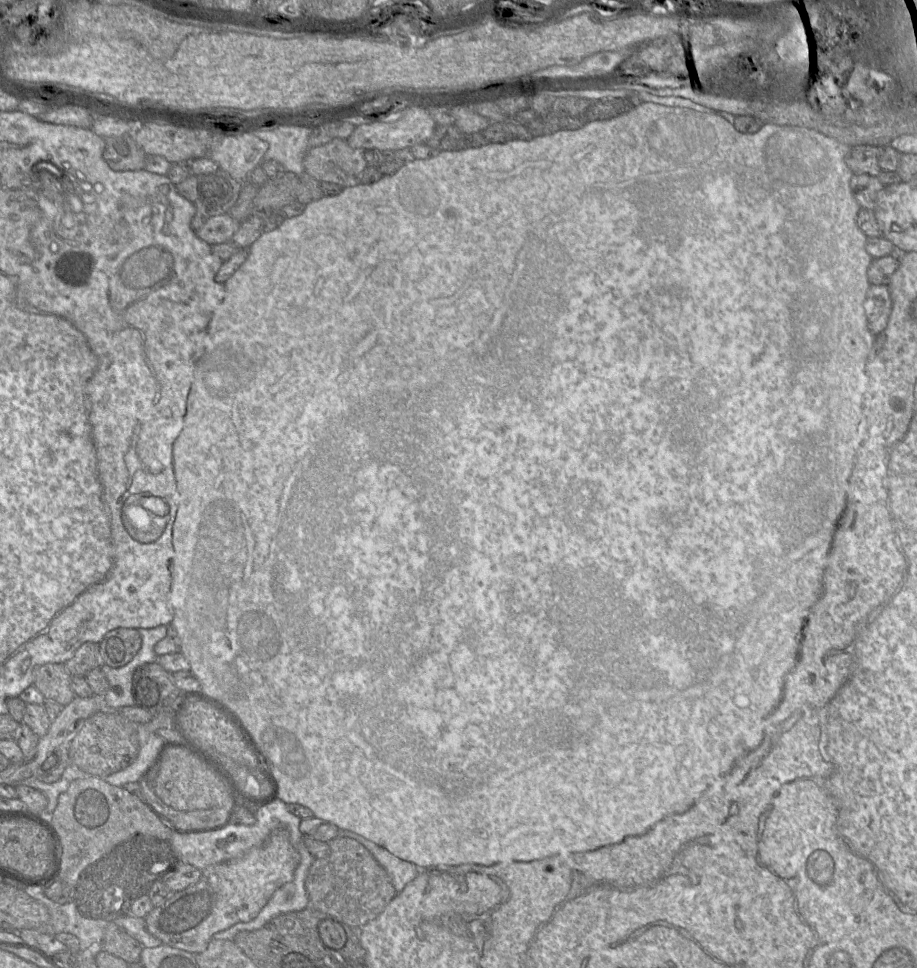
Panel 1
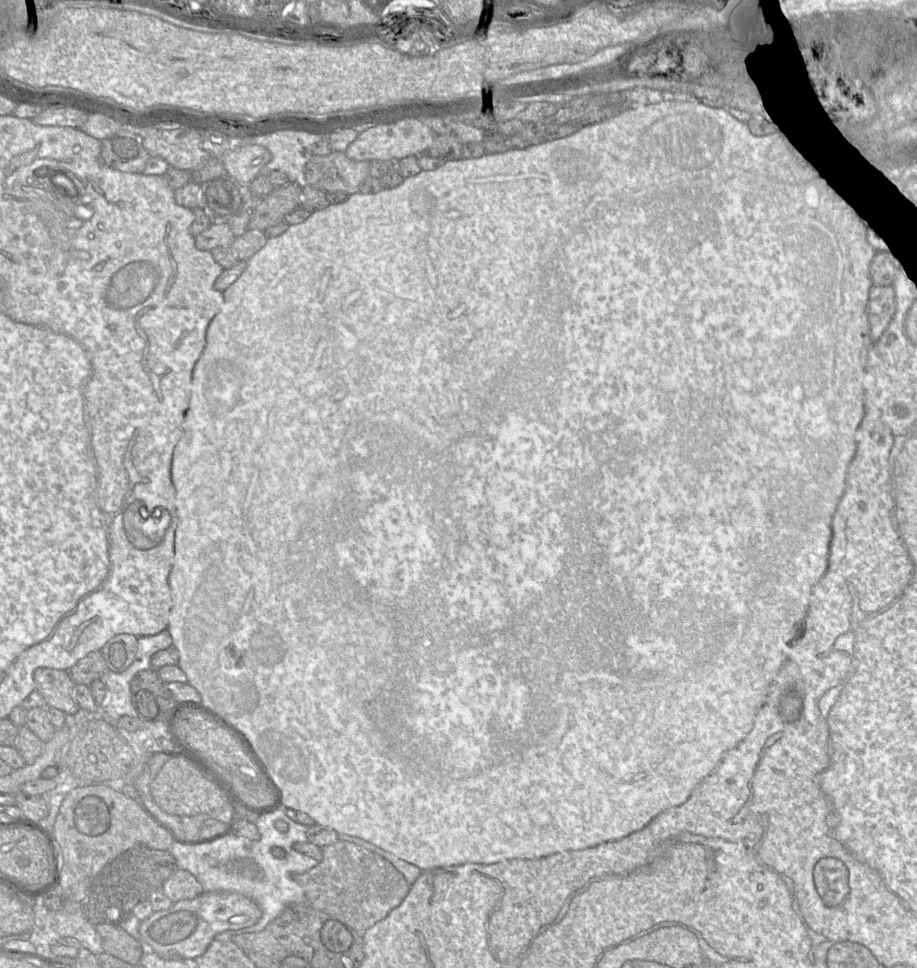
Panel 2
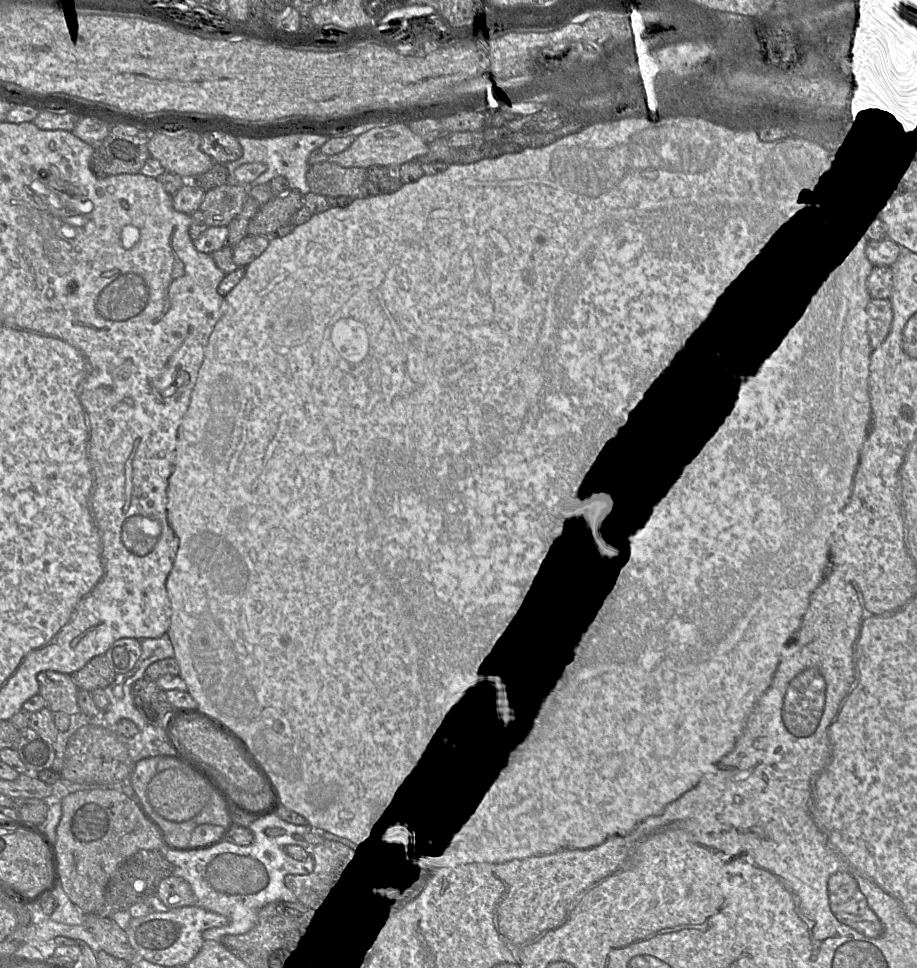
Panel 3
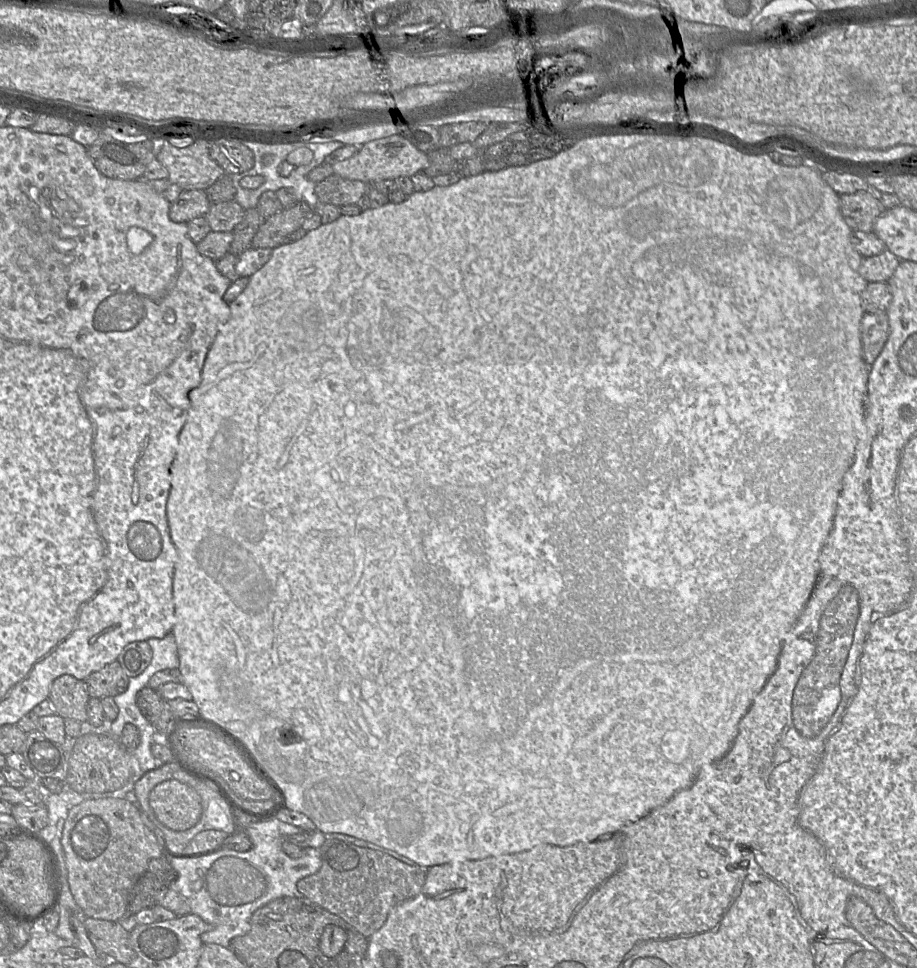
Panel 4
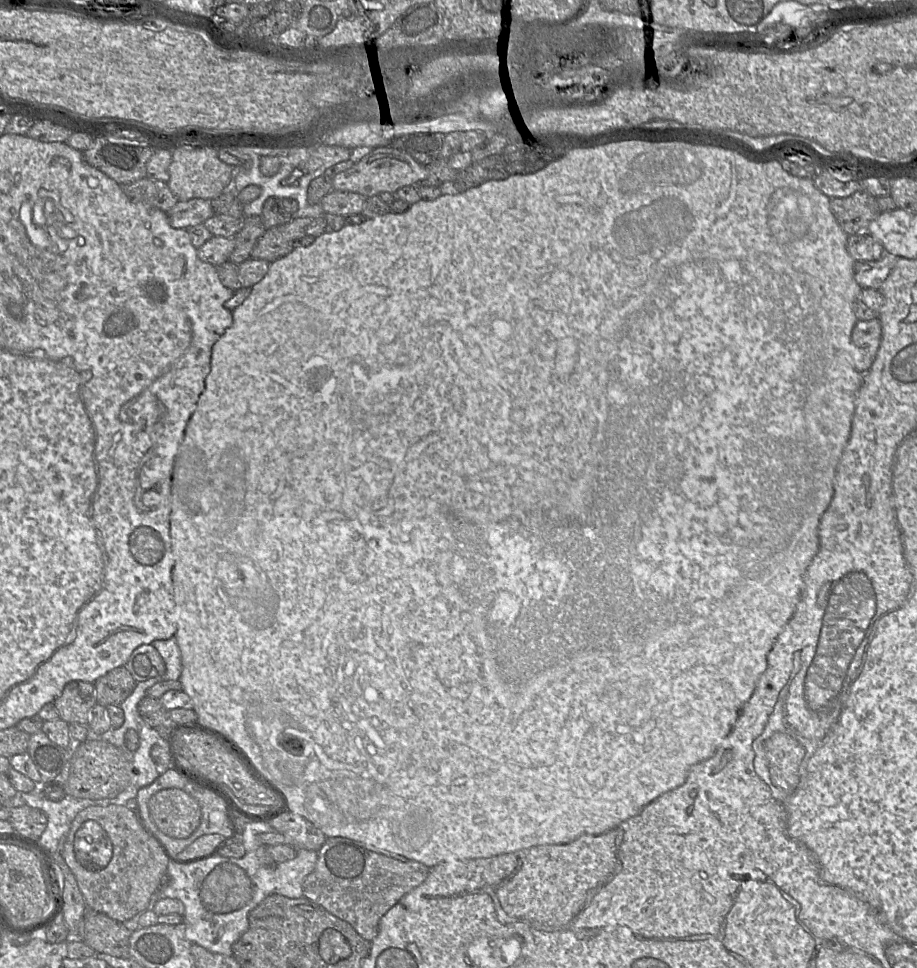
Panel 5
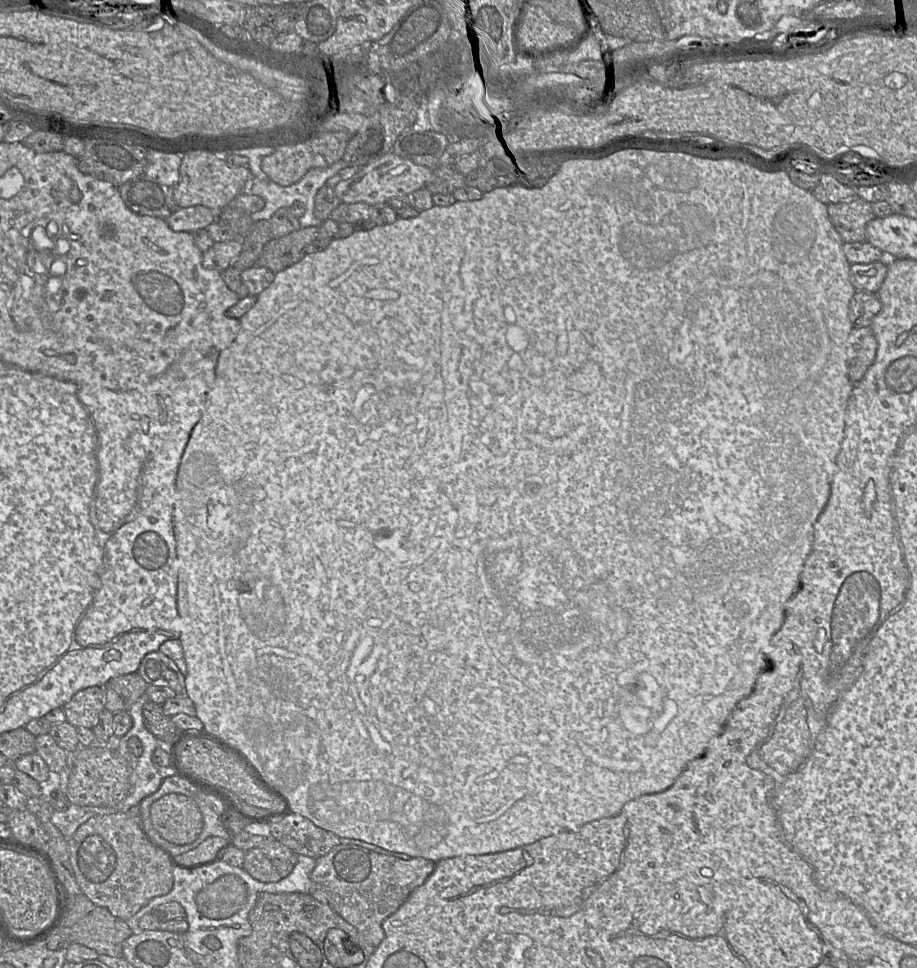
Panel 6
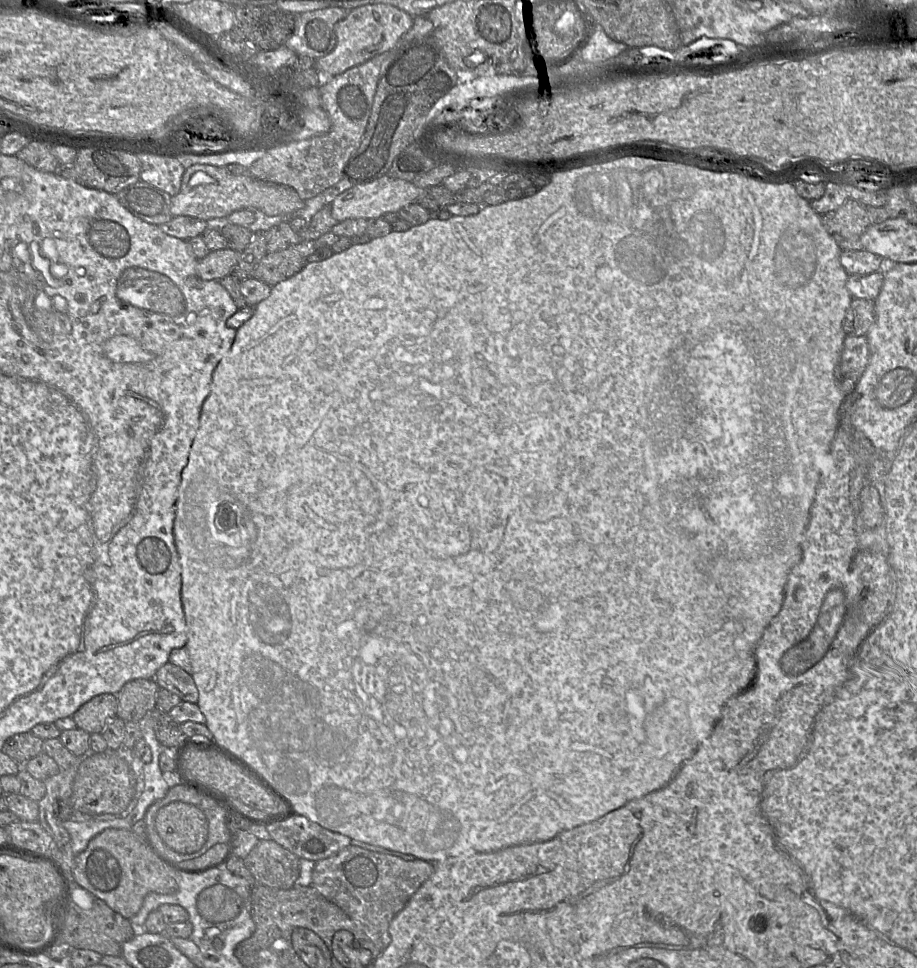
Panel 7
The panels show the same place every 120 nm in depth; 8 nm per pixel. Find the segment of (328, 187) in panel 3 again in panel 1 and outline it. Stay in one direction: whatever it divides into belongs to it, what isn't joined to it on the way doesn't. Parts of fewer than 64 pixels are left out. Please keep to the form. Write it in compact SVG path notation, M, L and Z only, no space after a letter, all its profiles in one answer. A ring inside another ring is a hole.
M333 138L309 148L303 160L304 171L319 182L331 182L343 188L360 184L360 175L368 166L364 150L352 148L345 139Z

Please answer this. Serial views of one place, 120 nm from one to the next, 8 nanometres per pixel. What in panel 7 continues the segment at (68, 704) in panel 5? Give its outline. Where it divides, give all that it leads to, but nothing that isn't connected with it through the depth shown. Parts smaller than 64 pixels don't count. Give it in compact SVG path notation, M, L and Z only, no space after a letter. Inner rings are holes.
M104 693L83 704L73 715L78 728L90 734L102 733L107 723L117 716L117 694Z

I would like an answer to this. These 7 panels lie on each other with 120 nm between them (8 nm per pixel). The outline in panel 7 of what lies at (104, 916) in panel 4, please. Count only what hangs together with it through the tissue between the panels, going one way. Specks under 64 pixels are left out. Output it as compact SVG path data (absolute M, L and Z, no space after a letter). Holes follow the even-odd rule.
M110 828L92 838L73 862L73 881L104 901L126 919L140 910L149 893L174 894L178 891L175 871L165 865L132 829Z

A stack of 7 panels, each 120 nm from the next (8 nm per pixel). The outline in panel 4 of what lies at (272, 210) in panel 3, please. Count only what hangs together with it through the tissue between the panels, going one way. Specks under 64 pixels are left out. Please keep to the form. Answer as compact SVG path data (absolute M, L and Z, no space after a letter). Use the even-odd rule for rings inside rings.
M298 201L266 218L253 237L255 248L275 248L289 242L289 236L302 227L304 220L313 213L313 207Z

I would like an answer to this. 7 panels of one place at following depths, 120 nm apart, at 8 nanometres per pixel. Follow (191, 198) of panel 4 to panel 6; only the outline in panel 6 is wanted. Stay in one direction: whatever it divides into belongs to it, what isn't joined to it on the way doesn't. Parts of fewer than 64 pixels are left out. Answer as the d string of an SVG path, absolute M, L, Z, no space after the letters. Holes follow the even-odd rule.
M195 205L178 208L166 222L173 231L192 233L198 229L206 229L215 220L215 211L202 205Z

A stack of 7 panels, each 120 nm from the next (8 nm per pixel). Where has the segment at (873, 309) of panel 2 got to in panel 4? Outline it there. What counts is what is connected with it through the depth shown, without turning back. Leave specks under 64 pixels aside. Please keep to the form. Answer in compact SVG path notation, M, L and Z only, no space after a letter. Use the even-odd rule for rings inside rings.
M886 311L865 313L861 320L863 358L872 365L889 336L889 321Z

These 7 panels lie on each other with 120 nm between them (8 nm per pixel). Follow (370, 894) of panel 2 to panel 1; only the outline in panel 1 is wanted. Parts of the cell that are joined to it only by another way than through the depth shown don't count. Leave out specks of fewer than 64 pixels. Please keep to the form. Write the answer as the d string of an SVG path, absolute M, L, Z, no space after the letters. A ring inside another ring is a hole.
M336 837L328 844L330 855L314 859L308 870L305 887L309 907L329 914L352 928L361 928L382 913L396 896L392 880L373 855L356 840Z

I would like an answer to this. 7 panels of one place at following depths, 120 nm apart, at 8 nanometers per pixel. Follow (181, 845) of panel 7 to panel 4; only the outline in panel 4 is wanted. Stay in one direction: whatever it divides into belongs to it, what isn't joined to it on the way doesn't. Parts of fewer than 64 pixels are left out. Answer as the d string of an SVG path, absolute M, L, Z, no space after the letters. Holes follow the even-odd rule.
M170 779L156 785L149 803L158 820L174 831L194 827L202 816L202 801L190 786Z

